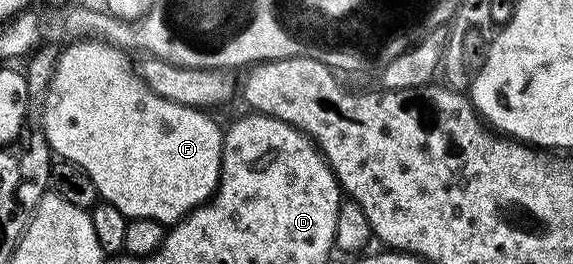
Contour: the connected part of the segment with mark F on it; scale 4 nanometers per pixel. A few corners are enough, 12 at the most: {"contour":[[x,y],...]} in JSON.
{"contour":[[61,50],[40,128],[128,219],[205,205],[224,129],[127,50]]}

